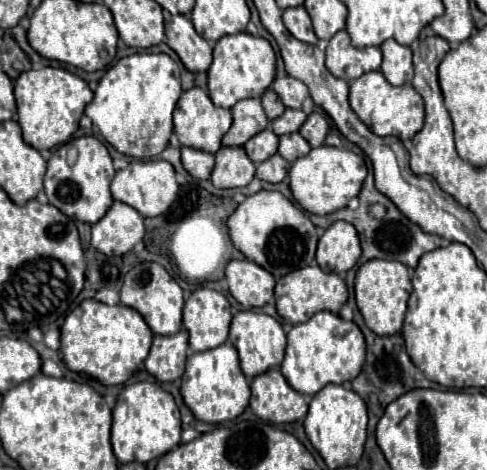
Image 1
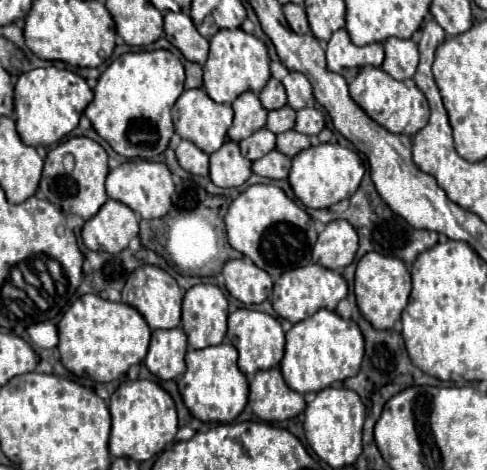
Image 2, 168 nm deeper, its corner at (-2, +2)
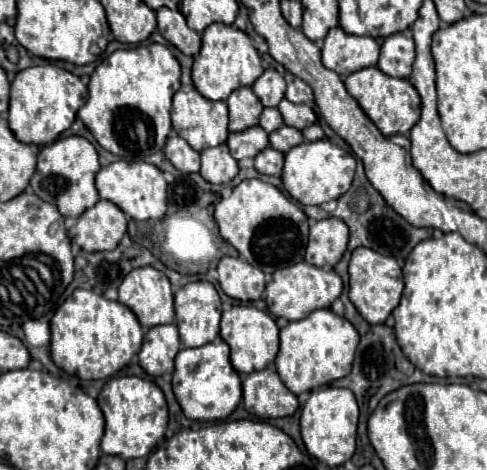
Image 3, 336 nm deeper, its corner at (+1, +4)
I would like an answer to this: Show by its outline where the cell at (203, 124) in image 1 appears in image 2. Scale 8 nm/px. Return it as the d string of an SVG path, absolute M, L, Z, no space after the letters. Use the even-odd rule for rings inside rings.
M188 89L184 91L174 109L172 109L172 117L174 117L174 127L176 133L186 139L192 141L194 145L198 145L204 153L214 153L216 149L220 149L226 141L226 131L232 125L232 107L226 103L216 103L212 101L204 89Z

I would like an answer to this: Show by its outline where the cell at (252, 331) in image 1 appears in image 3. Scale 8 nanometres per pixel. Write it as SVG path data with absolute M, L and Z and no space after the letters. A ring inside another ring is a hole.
M235 305L229 311L223 311L219 335L229 345L231 365L241 375L269 367L275 361L277 351L279 351L279 327L277 327L275 319L269 313L265 313L253 305Z

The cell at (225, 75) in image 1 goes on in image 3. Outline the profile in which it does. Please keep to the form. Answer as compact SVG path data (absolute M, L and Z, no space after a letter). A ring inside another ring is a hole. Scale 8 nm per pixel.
M213 23L203 31L201 51L195 57L191 77L193 77L195 89L205 99L225 101L231 91L243 85L251 85L261 73L263 73L261 57L245 31L237 29L235 25L225 25L225 23Z

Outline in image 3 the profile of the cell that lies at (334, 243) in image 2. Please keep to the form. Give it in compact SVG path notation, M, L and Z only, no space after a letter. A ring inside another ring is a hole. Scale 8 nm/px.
M329 217L317 221L309 231L305 261L321 269L331 269L343 257L347 241L349 241L349 229L341 219Z

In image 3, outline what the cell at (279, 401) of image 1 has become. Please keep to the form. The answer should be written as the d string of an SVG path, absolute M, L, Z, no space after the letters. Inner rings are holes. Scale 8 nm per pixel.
M273 365L253 371L243 381L243 405L251 415L277 419L293 415L299 407L297 397L281 383Z

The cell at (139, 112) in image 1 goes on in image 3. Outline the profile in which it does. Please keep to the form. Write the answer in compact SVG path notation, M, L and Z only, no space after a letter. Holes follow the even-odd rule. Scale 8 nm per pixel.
M151 43L113 51L93 71L89 99L77 111L77 117L105 151L129 161L145 159L165 147L171 131L172 98L181 87L179 79L179 61L165 45Z

